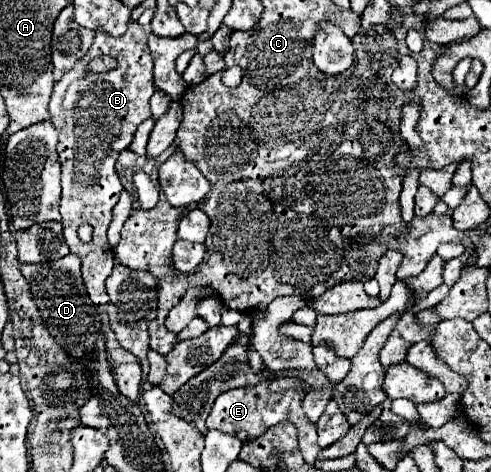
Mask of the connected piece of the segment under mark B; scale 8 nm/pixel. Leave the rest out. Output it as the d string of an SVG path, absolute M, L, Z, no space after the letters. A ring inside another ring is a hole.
M134 19L128 21L128 31L120 37L112 37L112 35L104 35L104 31L96 31L96 37L94 37L94 43L92 43L88 55L84 55L76 63L76 67L72 71L68 71L54 85L52 99L48 105L50 107L50 121L54 123L54 127L60 133L60 141L58 141L58 155L60 155L60 165L62 165L60 215L62 215L64 239L66 239L66 245L70 247L70 253L74 253L82 259L82 279L84 279L86 291L88 291L94 305L108 303L108 293L106 293L104 281L108 279L108 275L112 273L112 267L114 267L114 253L106 241L106 231L108 231L108 225L112 219L112 209L118 203L118 197L122 193L122 183L120 183L120 177L116 173L114 163L116 163L118 153L122 149L128 149L128 145L132 143L136 127L146 117L152 117L150 97L154 95L156 87L154 87L154 79L152 79L152 57L150 57L148 45L146 45L148 35L150 35L150 27L140 25ZM102 55L110 55L116 61L116 67L110 71L102 71L102 73L88 71L90 61L96 57L102 57ZM82 223L88 223L92 227L92 241L90 243L82 243L78 237L78 227Z

